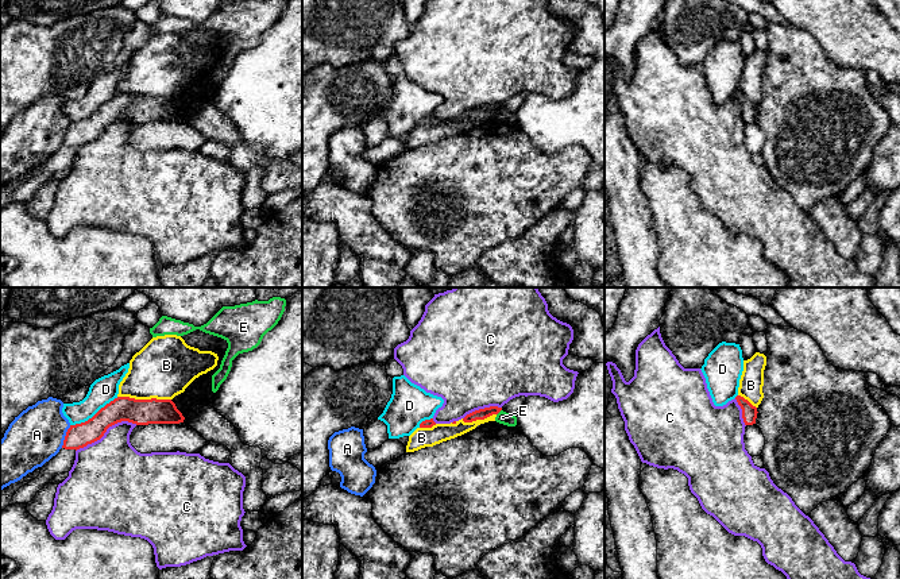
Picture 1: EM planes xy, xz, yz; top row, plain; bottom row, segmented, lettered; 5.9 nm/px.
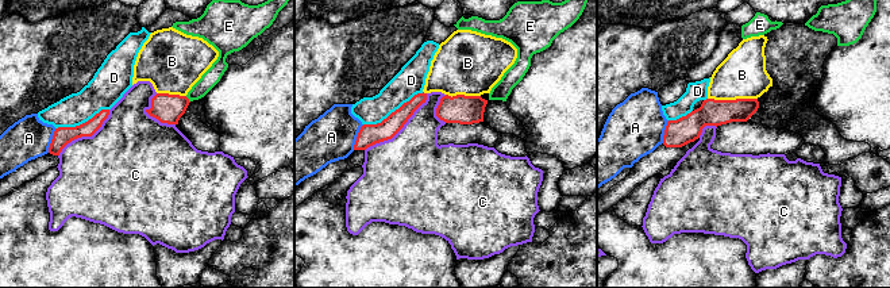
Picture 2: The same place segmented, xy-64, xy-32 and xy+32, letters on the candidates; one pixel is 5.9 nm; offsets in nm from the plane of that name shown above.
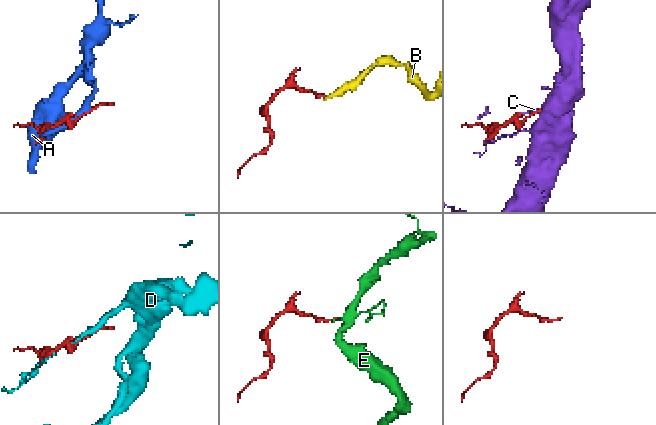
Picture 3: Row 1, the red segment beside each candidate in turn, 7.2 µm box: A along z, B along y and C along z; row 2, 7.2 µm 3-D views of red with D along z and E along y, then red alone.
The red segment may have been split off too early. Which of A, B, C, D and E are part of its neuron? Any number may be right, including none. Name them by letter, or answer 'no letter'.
no letter

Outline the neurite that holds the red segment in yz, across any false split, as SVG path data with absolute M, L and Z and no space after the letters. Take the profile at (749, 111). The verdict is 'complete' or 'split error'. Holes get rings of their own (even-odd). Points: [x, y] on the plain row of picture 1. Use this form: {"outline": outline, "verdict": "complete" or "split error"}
{"outline": "M737 93L735 97L742 107L742 116L743 116L745 123L756 121L756 116L758 111L757 105L753 104L748 97L745 97L741 93Z", "verdict": "complete"}

